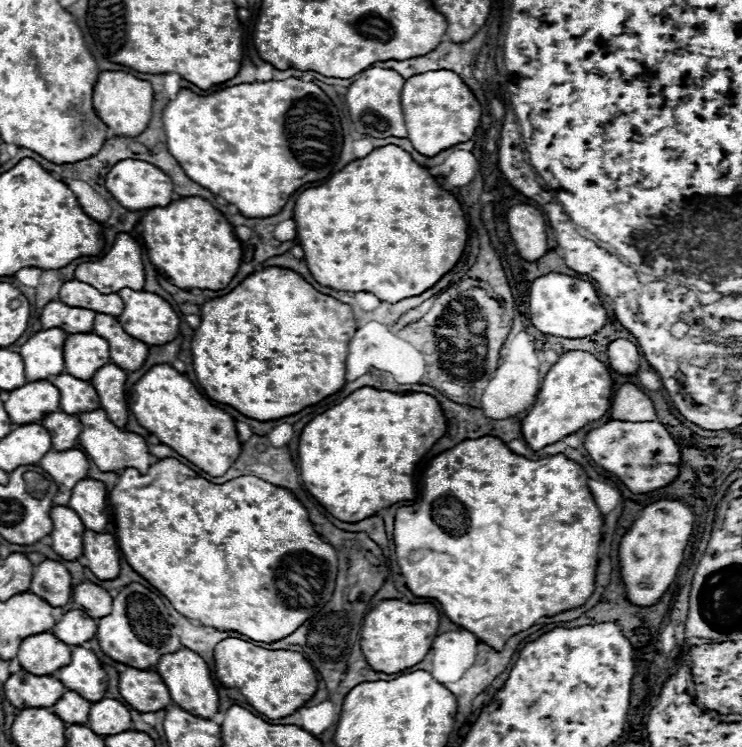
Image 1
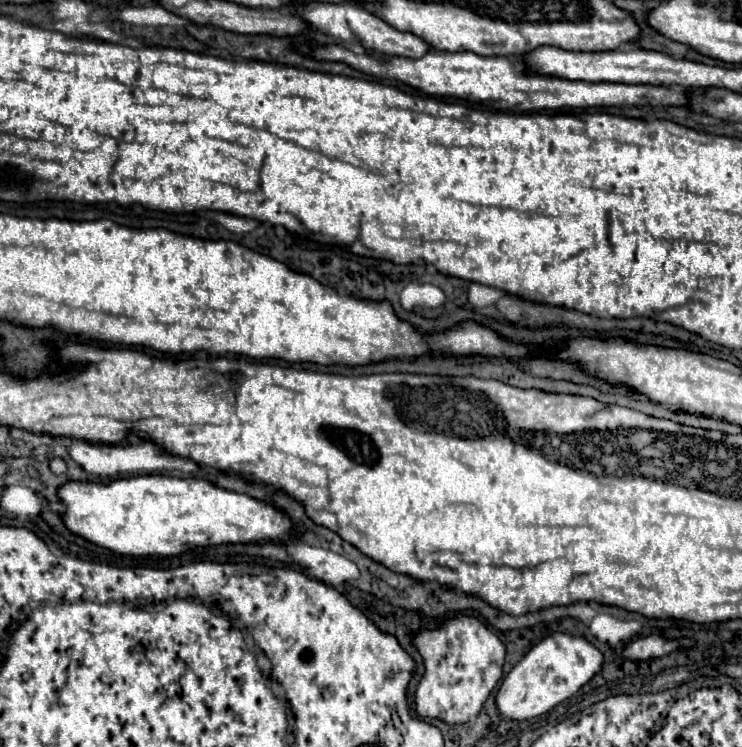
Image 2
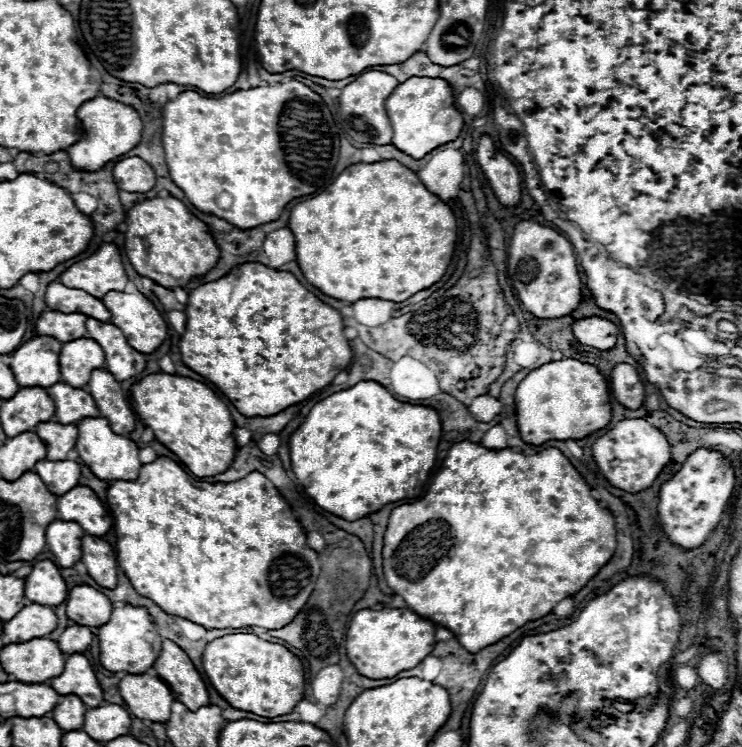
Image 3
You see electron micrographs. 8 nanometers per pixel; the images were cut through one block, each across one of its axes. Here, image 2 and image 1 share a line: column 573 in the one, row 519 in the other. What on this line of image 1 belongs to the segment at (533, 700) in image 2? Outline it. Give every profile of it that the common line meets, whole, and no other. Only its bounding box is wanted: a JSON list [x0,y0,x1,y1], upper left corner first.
[620,500,694,606]

